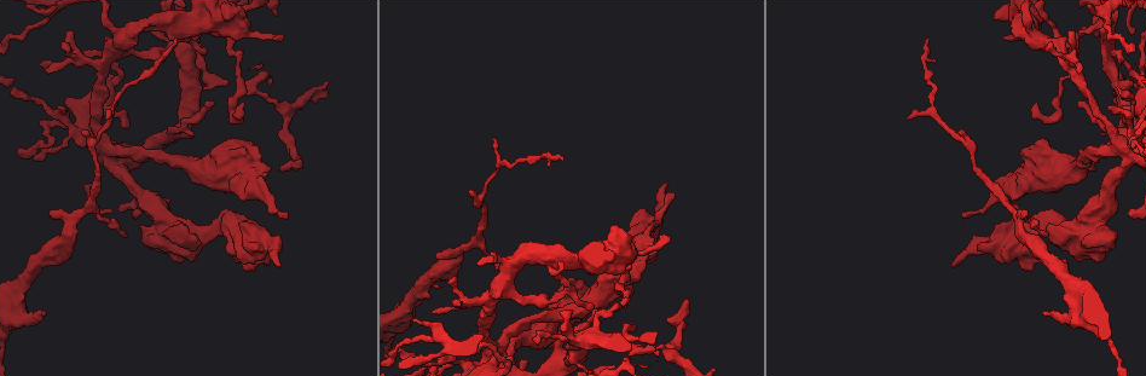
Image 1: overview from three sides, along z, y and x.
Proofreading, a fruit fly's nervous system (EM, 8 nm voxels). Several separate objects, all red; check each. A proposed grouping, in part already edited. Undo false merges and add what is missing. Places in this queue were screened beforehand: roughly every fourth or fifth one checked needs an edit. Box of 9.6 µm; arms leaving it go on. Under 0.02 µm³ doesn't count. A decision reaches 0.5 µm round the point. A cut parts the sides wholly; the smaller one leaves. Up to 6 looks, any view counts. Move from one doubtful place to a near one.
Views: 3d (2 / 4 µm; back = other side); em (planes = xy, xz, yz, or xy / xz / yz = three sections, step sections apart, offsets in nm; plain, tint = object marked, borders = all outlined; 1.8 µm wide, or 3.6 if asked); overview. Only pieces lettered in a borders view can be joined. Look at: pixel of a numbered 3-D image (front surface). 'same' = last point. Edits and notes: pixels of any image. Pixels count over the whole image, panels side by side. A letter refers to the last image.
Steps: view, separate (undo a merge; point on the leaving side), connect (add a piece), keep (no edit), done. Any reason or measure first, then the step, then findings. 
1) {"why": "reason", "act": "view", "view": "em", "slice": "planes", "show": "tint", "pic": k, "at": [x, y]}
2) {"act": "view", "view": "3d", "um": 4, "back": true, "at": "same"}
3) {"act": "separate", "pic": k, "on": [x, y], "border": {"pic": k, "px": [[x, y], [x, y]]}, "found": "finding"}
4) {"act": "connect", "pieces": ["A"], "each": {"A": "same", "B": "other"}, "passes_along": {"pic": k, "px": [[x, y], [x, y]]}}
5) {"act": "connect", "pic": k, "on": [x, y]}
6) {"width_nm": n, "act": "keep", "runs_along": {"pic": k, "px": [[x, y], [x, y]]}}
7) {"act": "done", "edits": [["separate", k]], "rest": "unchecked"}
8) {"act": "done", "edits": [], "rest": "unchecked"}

{"why": "free end", "act": "view", "view": "em", "slice": "yz", "step": 4, "show": "tint", "pic": 1, "at": [299, 161]}

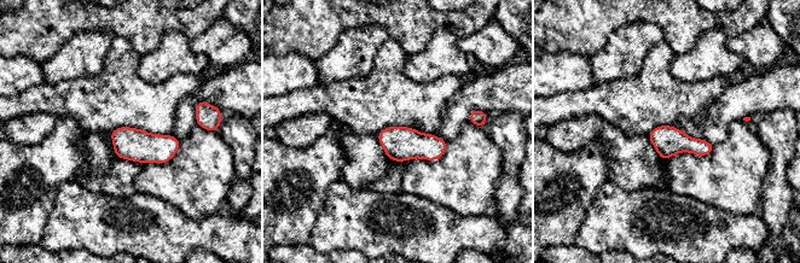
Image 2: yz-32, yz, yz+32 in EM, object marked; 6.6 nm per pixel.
{"why": "see the neighbours", "act": "view", "view": "em", "slice": "yz", "step": 4, "show": "borders", "at": "same"}

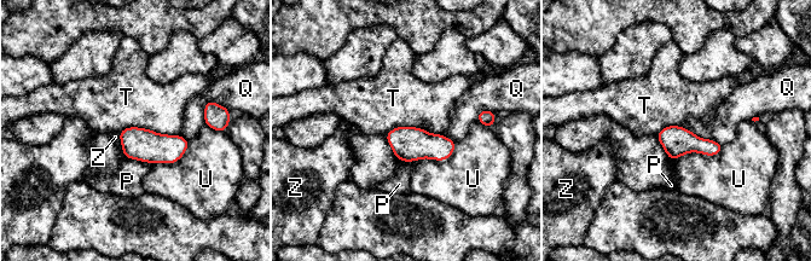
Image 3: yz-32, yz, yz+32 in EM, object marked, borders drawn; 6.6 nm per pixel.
{"act": "keep", "each": {"P": "other", "Q": "other", "T": "other", "U": "other", "Z": "other"}, "border": {"pic": 3, "px": [[120, 131], [146, 127], [179, 134]]}, "found": "no lettered piece goes on from it"}

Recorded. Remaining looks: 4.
{"why": "sudden change in width", "act": "view", "view": "em", "um": 3.6, "slice": "xy", "step": 4, "show": "plain", "pic": 1, "at": [1133, 156]}

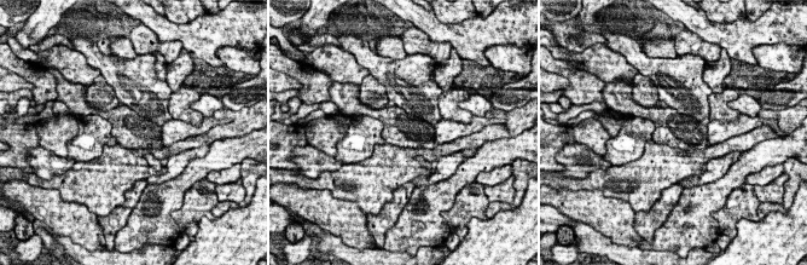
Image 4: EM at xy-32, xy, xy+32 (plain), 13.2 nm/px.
{"act": "view", "view": "em", "um": 3.6, "slice": "xy", "step": 4, "show": "tint", "at": "same"}

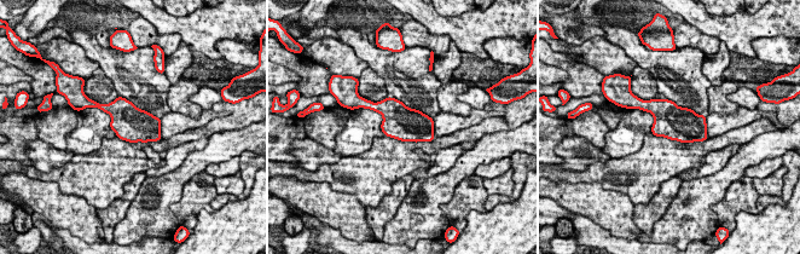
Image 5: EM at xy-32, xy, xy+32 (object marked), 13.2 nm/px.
{"why": "what lies round it", "act": "view", "view": "em", "um": 3.6, "slice": "xy", "step": 4, "show": "borders", "at": "same"}

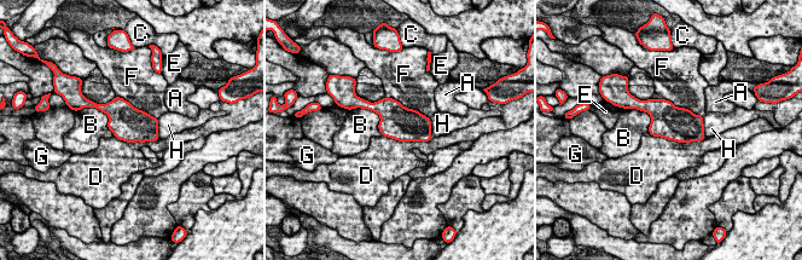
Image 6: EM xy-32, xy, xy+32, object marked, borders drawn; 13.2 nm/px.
{"longest_contact_nm": ["D", 750], "act": "keep", "each": {"A": "other", "B": "other", "C": "other", "D": "other", "E": "other", "F": "other", "G": "other", "H": "other"}, "found": "all the same cell"}

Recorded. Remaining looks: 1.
{"act": "done", "edits": [], "rest": "unchecked"}

